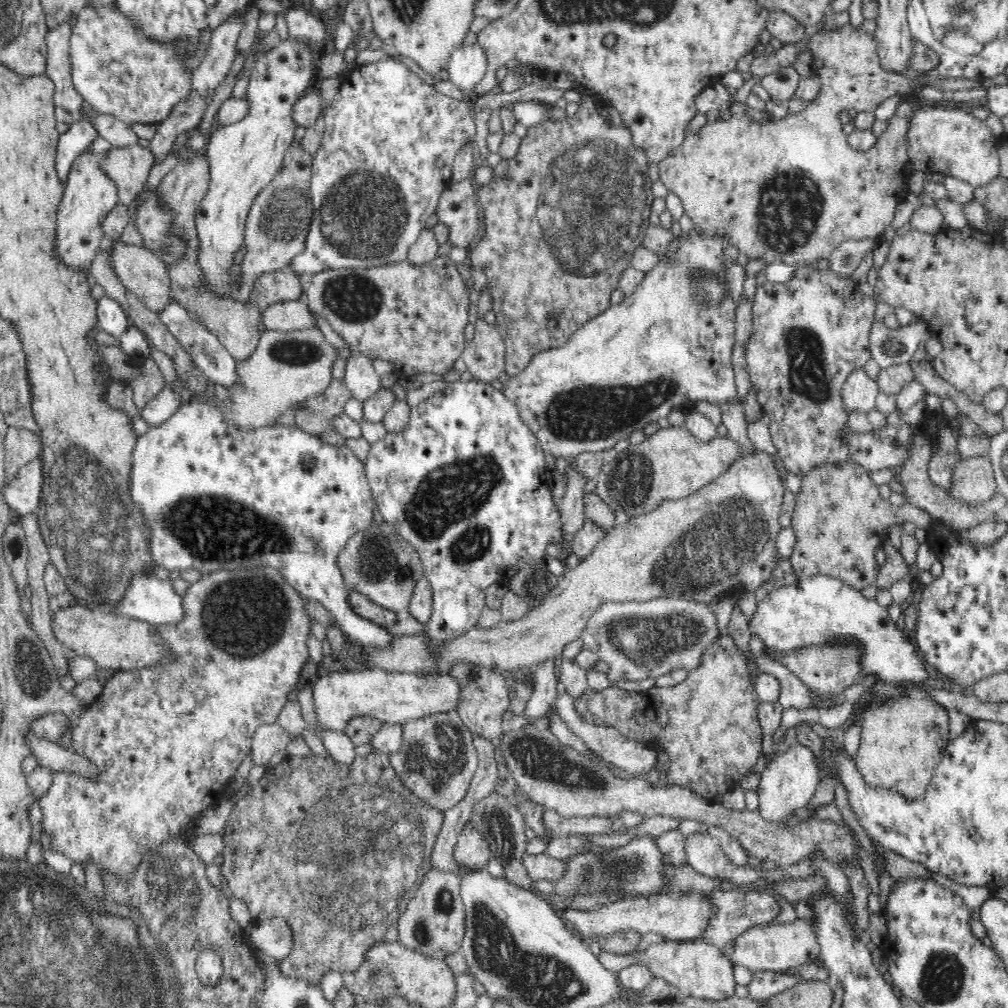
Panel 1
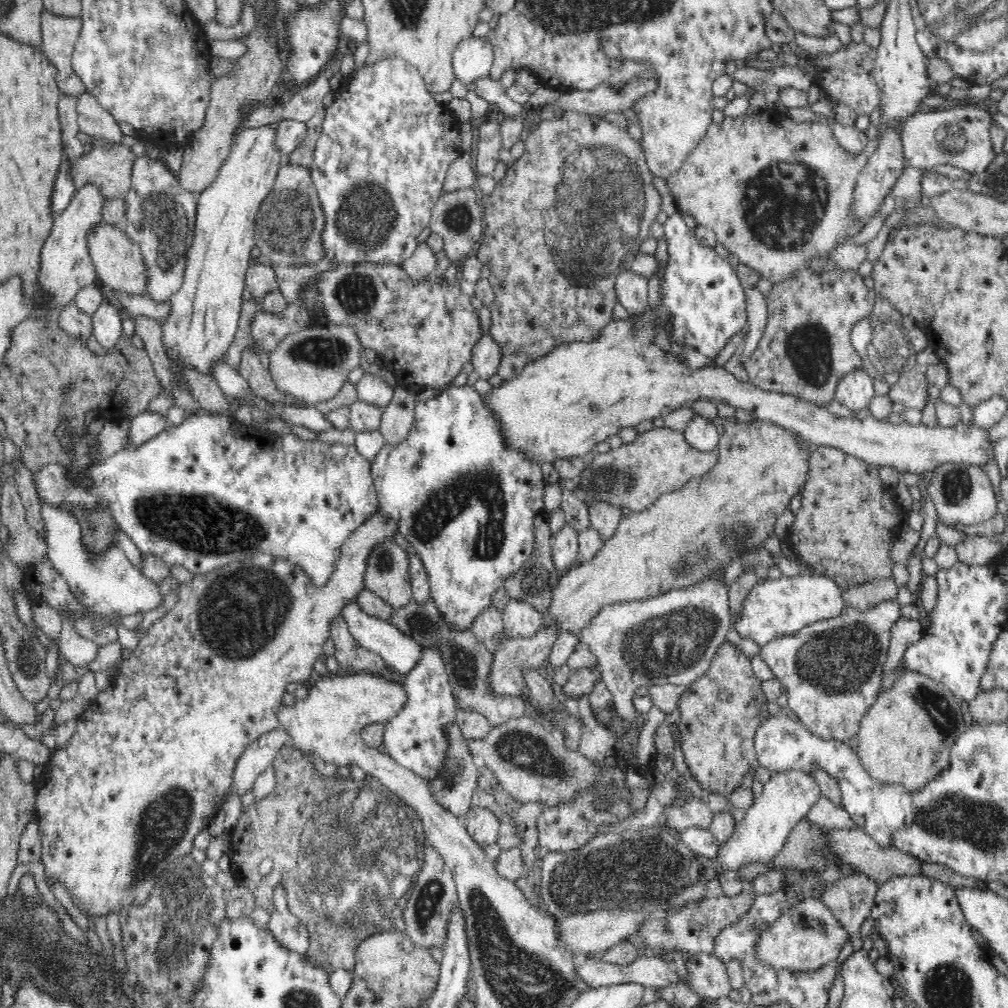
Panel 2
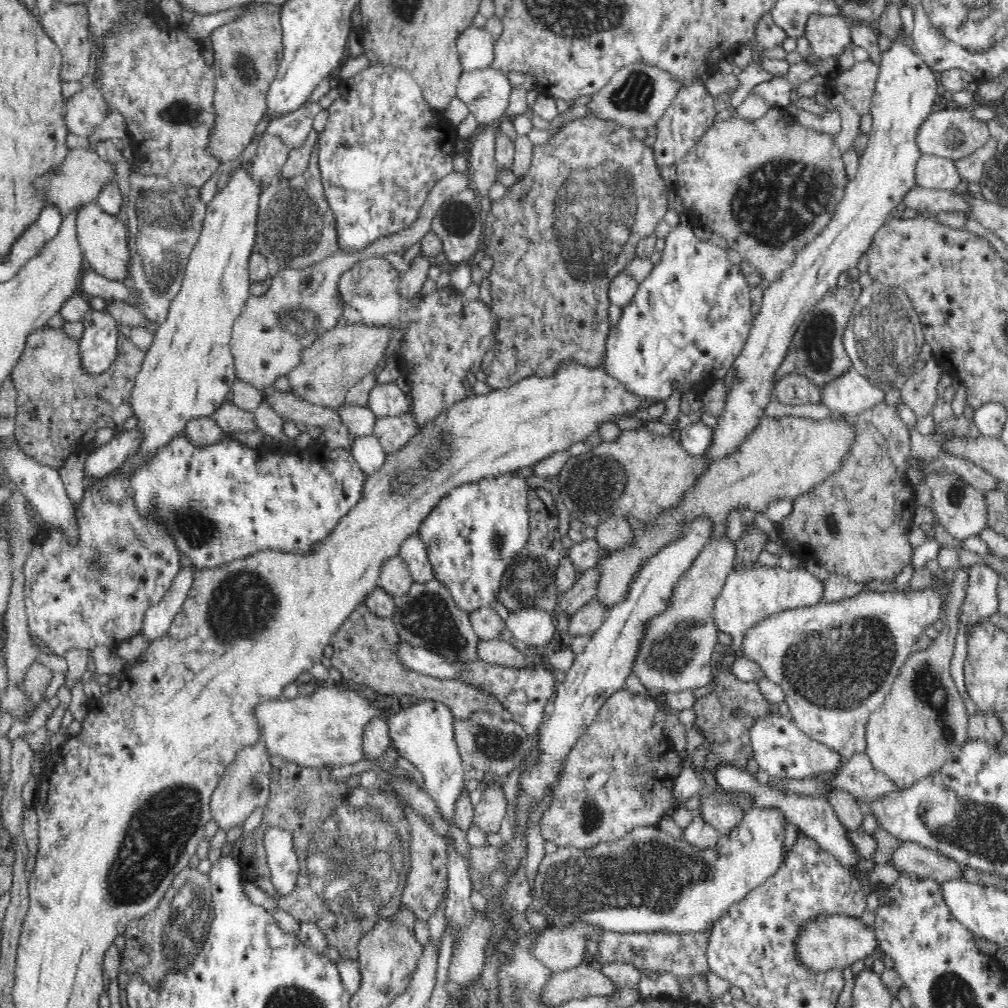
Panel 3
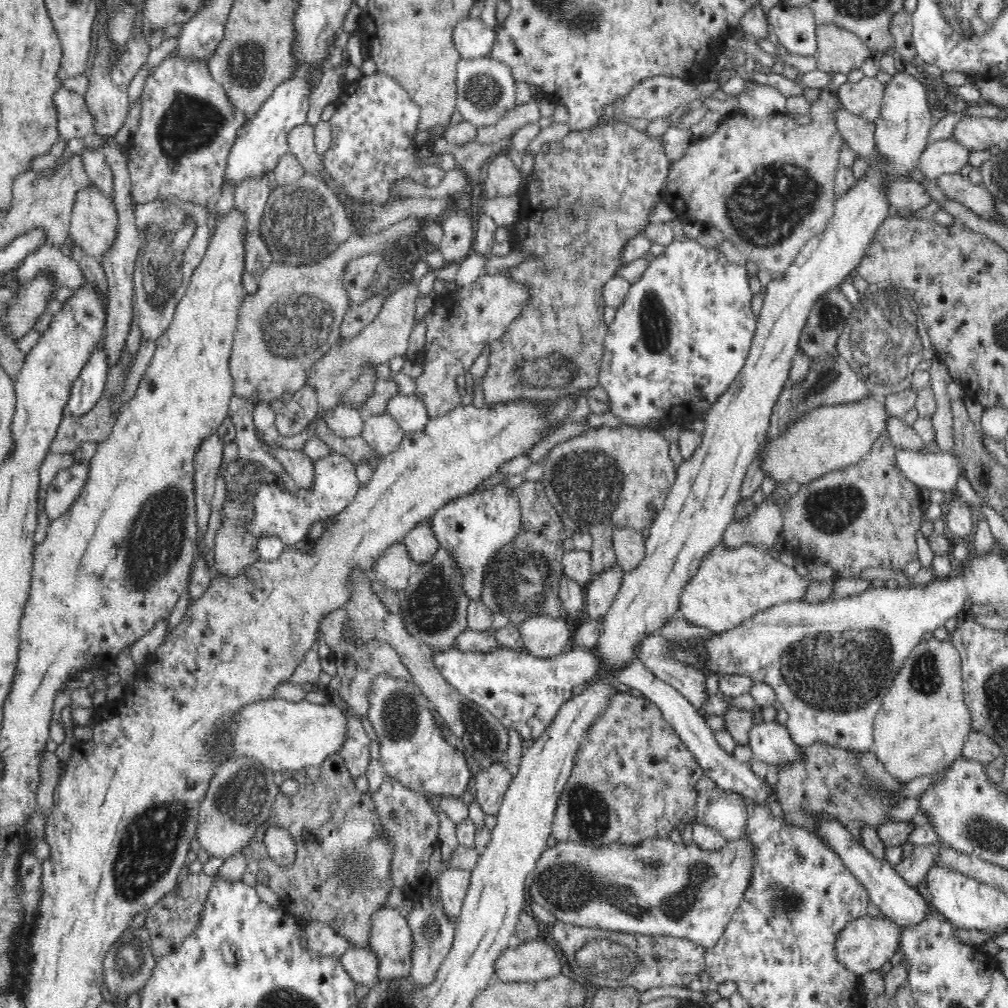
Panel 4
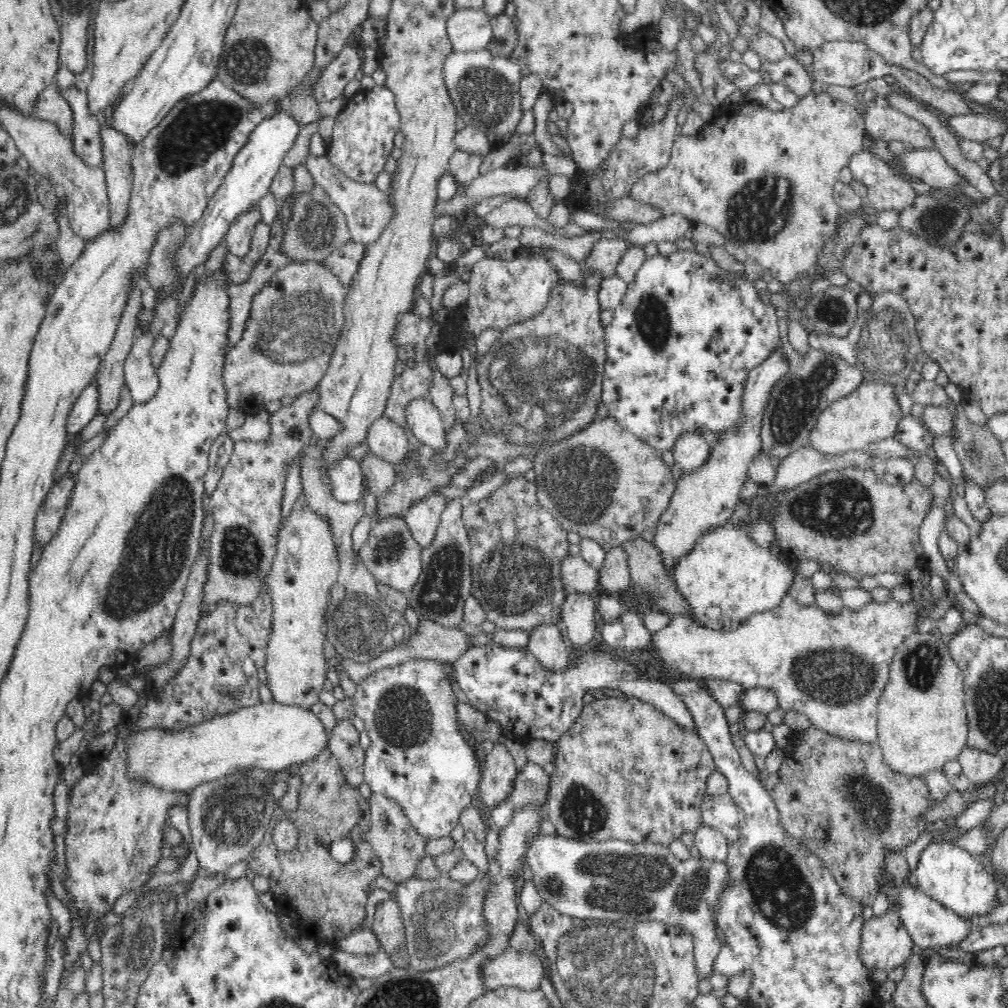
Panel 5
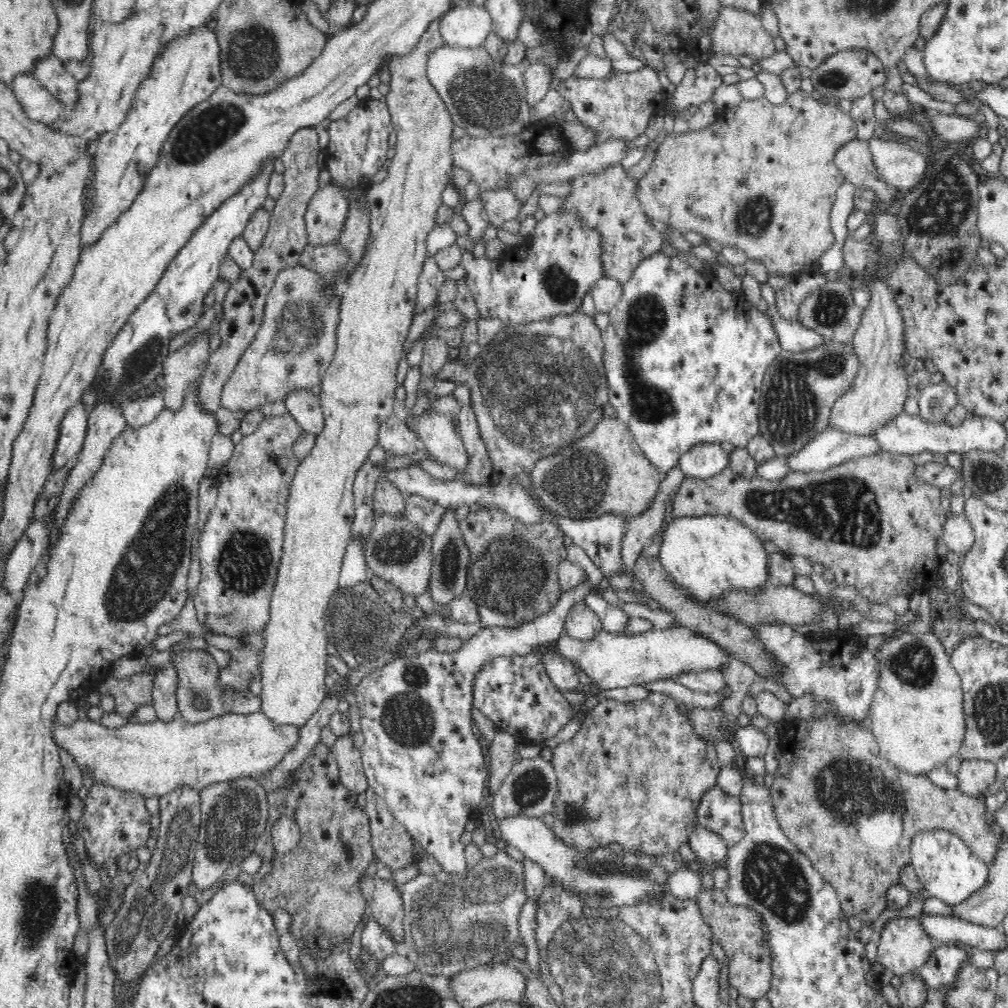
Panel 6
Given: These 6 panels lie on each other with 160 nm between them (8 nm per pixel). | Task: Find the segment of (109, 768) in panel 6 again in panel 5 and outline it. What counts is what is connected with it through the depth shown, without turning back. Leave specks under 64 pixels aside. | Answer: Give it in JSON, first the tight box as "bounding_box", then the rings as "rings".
{"bounding_box":[134,701,329,794],"rings":[[[274,701],[269,703],[258,702],[251,707],[242,707],[237,711],[226,714],[226,716],[216,716],[212,719],[204,720],[198,724],[198,728],[194,728],[194,732],[182,732],[182,736],[162,736],[162,732],[150,732],[150,736],[134,736],[134,772],[142,772],[142,776],[150,776],[150,780],[154,780],[154,784],[162,784],[162,788],[174,788],[174,793],[188,794],[192,790],[196,790],[200,784],[216,781],[225,778],[228,774],[236,771],[246,770],[263,770],[264,772],[273,771],[277,773],[292,767],[296,764],[303,764],[316,759],[320,752],[328,745],[329,734],[318,717],[308,709],[298,707],[298,705],[278,704]]]}

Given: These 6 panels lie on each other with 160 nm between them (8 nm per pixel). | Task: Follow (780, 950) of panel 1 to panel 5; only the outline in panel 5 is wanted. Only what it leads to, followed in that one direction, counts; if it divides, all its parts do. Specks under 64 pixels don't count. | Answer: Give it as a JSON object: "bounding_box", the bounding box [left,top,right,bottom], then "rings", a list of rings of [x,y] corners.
{"bounding_box":[859,909,918,976],"rings":[[[890,909],[880,918],[872,917],[863,924],[859,954],[861,954],[863,966],[872,970],[878,976],[885,975],[899,966],[906,967],[910,958],[916,955],[918,948],[899,917],[898,912]]]}

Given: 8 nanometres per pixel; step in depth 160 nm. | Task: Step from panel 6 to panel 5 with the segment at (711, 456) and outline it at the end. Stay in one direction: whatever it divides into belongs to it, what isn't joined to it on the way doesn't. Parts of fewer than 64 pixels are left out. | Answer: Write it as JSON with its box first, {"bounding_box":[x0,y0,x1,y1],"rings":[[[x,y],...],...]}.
{"bounding_box":[673,434,710,472],"rings":[[[684,434],[673,444],[675,464],[682,472],[693,471],[707,463],[710,452],[708,438],[702,434]]]}

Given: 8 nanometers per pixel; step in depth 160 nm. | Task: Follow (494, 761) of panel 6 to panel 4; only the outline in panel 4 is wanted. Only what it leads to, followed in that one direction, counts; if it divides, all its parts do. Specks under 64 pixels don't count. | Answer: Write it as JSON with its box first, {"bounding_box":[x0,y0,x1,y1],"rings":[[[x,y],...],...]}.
{"bounding_box":[475,762,513,815],"rings":[[[493,762],[488,770],[480,770],[475,777],[476,801],[486,815],[497,815],[502,807],[506,790],[510,788],[513,775],[502,762]]]}

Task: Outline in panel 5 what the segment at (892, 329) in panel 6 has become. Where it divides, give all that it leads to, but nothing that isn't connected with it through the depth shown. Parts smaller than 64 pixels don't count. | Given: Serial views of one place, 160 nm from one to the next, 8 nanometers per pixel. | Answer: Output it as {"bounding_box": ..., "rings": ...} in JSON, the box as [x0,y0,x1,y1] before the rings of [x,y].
{"bounding_box":[808,364,914,455],"rings":[[[864,364],[860,371],[865,380],[858,384],[854,392],[830,403],[823,410],[815,428],[811,430],[808,445],[826,455],[841,455],[848,450],[865,450],[870,443],[894,437],[903,416],[894,390],[908,379],[909,367],[914,366],[906,366],[899,372],[883,373],[882,370],[869,368]]]}

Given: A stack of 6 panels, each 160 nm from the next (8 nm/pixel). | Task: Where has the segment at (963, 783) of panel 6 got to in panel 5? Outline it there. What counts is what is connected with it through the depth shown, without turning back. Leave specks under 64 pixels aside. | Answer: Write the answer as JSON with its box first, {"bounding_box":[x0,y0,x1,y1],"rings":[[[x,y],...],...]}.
{"bounding_box":[957,747,1004,788],"rings":[[[964,747],[957,761],[972,788],[993,782],[1004,768],[1003,759],[974,747]]]}

